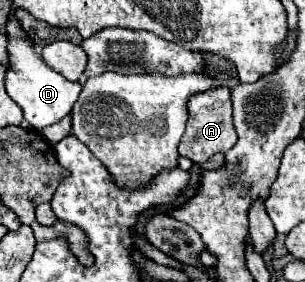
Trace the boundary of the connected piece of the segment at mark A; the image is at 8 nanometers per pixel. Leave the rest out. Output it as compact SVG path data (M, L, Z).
M215 88L215 90L207 90L207 94L197 94L195 98L191 98L187 106L189 106L189 120L187 120L187 128L179 144L181 156L193 162L205 164L213 154L227 152L235 146L237 132L235 132L233 118L231 118L229 88Z

